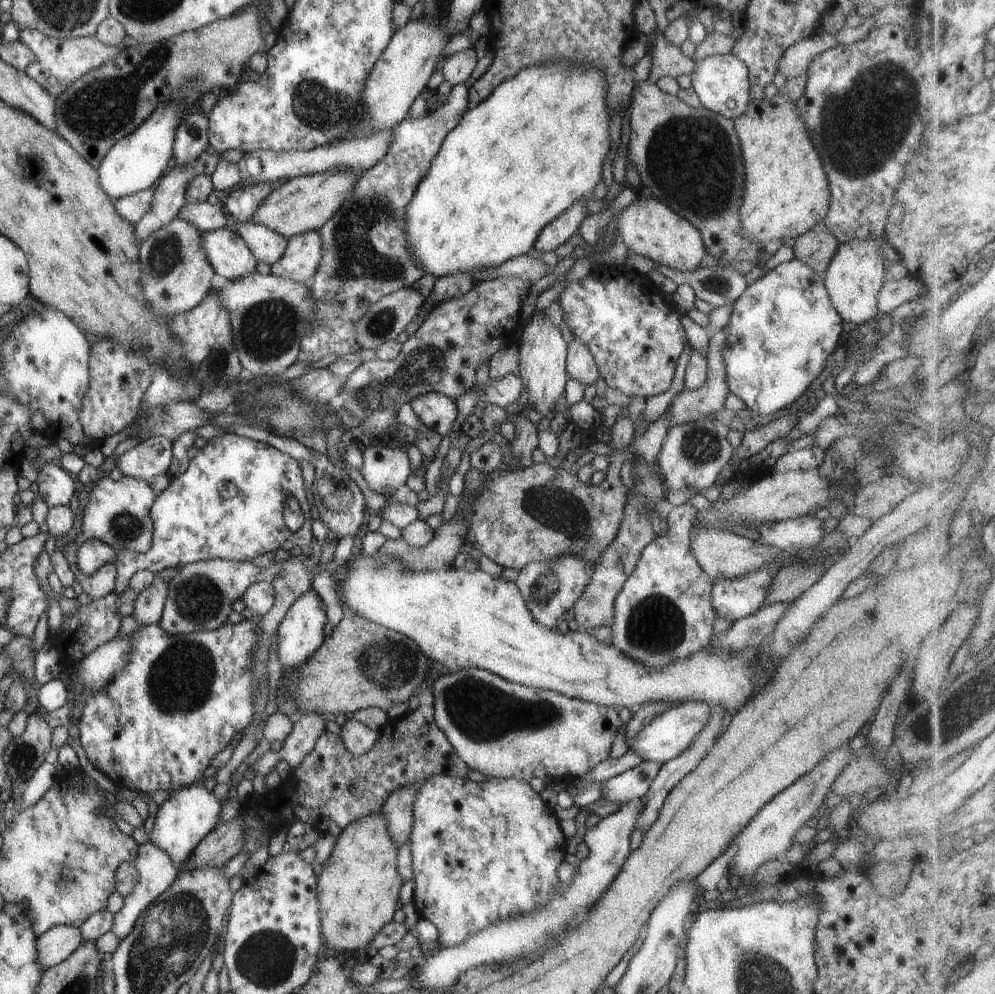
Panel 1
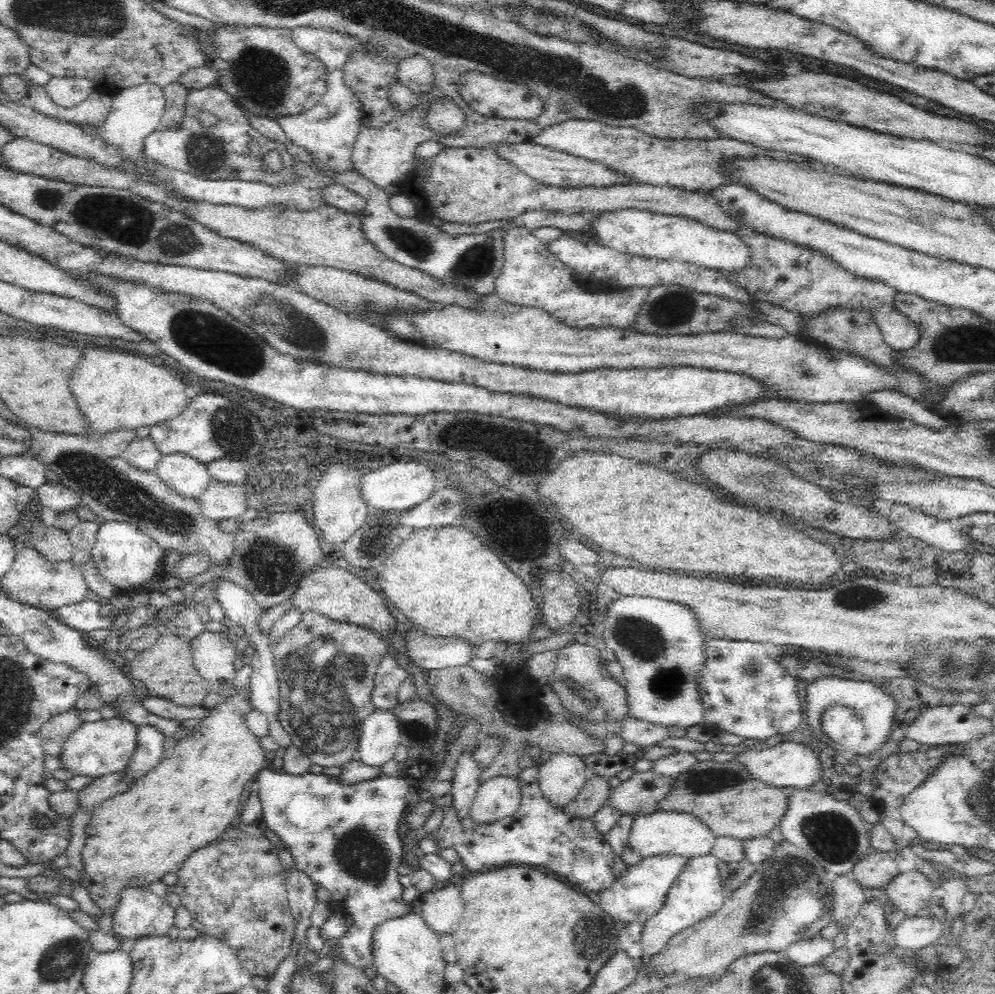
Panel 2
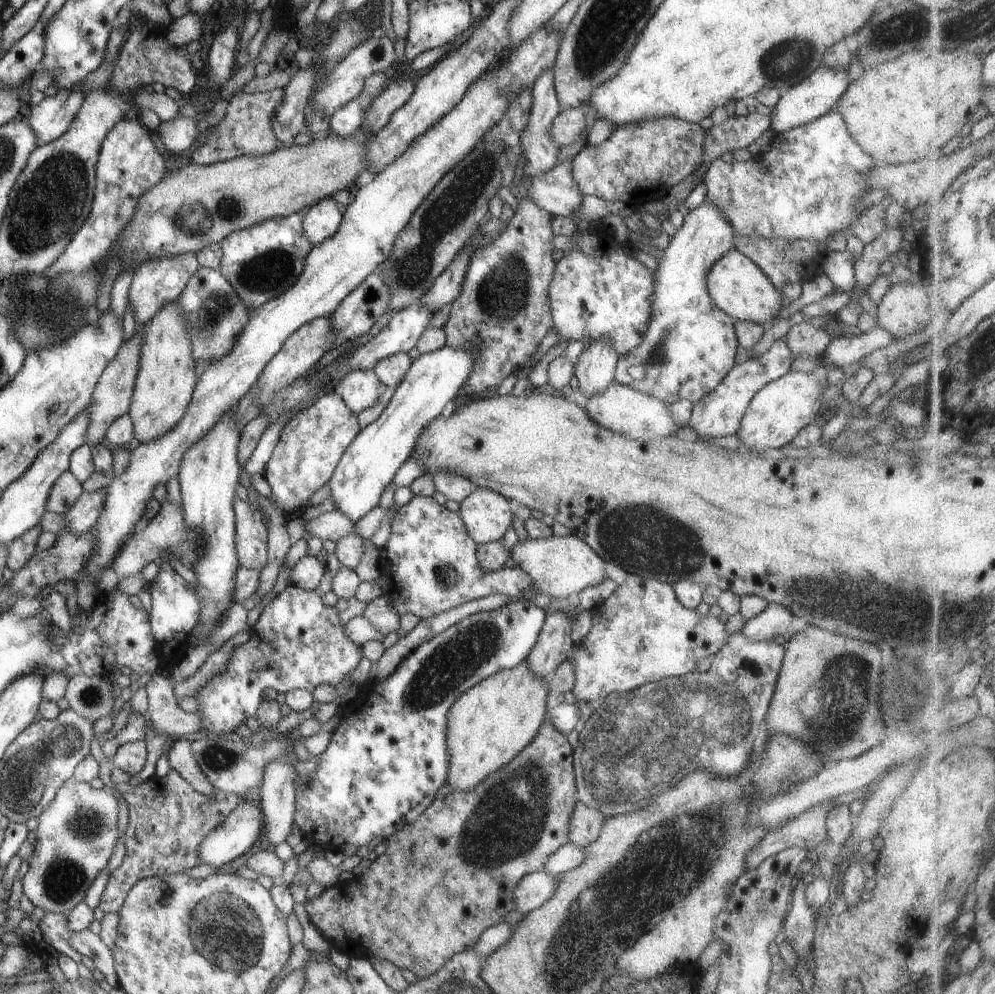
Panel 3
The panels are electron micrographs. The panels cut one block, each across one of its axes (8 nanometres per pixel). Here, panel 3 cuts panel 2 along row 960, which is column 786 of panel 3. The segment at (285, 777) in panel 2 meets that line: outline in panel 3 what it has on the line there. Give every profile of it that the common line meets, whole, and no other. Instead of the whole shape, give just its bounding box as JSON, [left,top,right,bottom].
[688,338,793,443]

